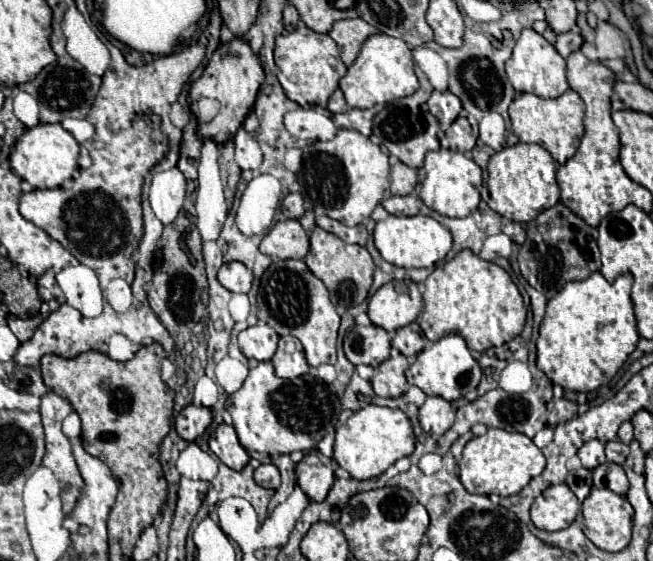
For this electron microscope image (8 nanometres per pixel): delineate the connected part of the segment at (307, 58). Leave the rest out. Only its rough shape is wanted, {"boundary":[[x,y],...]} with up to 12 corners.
{"boundary":[[304,24],[276,38],[286,96],[326,106],[346,76],[336,42]]}

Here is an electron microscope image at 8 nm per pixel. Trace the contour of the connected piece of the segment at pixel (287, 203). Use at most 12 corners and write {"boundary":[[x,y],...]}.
{"boundary":[[290,192],[282,202],[286,218],[300,218],[304,214],[302,196]]}

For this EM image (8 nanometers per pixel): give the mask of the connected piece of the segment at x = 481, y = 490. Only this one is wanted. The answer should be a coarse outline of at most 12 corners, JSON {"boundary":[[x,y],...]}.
{"boundary":[[488,428],[462,452],[472,494],[518,494],[544,470],[520,432]]}

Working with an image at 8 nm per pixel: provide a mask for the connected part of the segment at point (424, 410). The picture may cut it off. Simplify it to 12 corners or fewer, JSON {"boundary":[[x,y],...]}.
{"boundary":[[440,396],[420,408],[424,432],[440,436],[454,424],[454,408]]}

